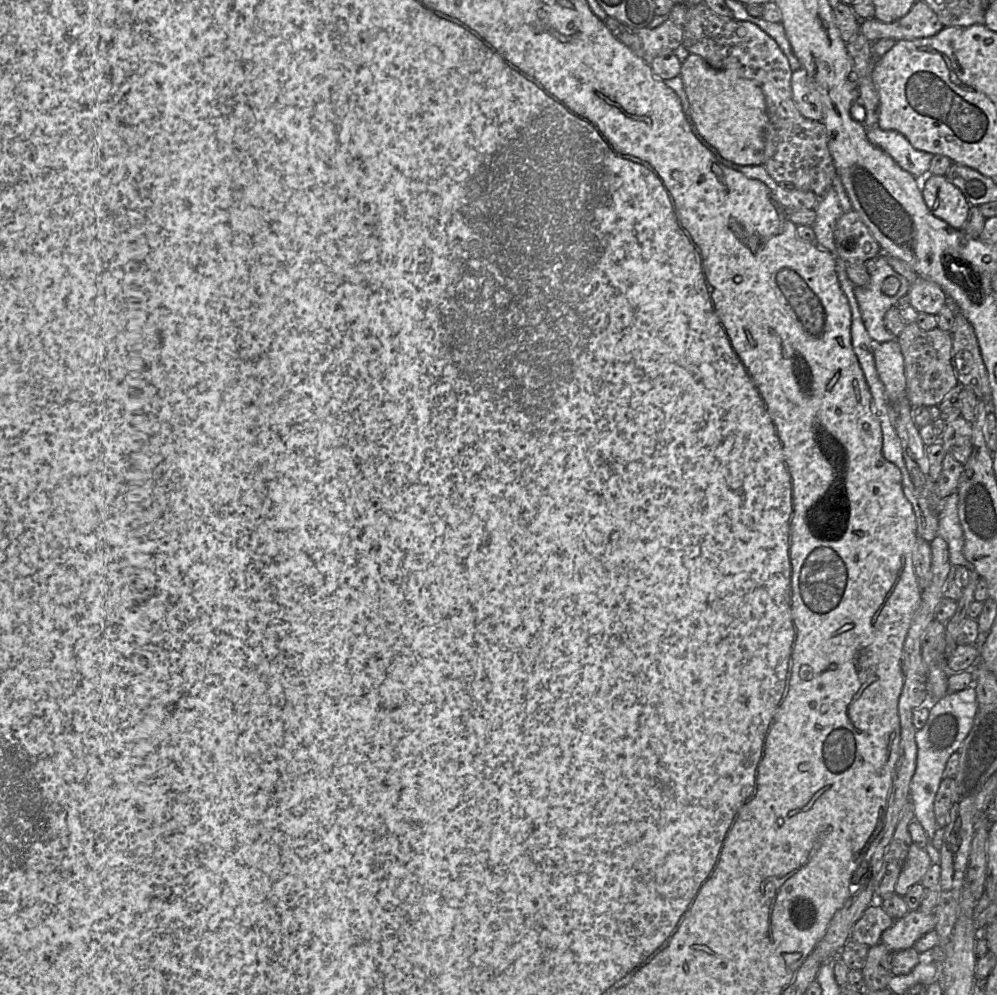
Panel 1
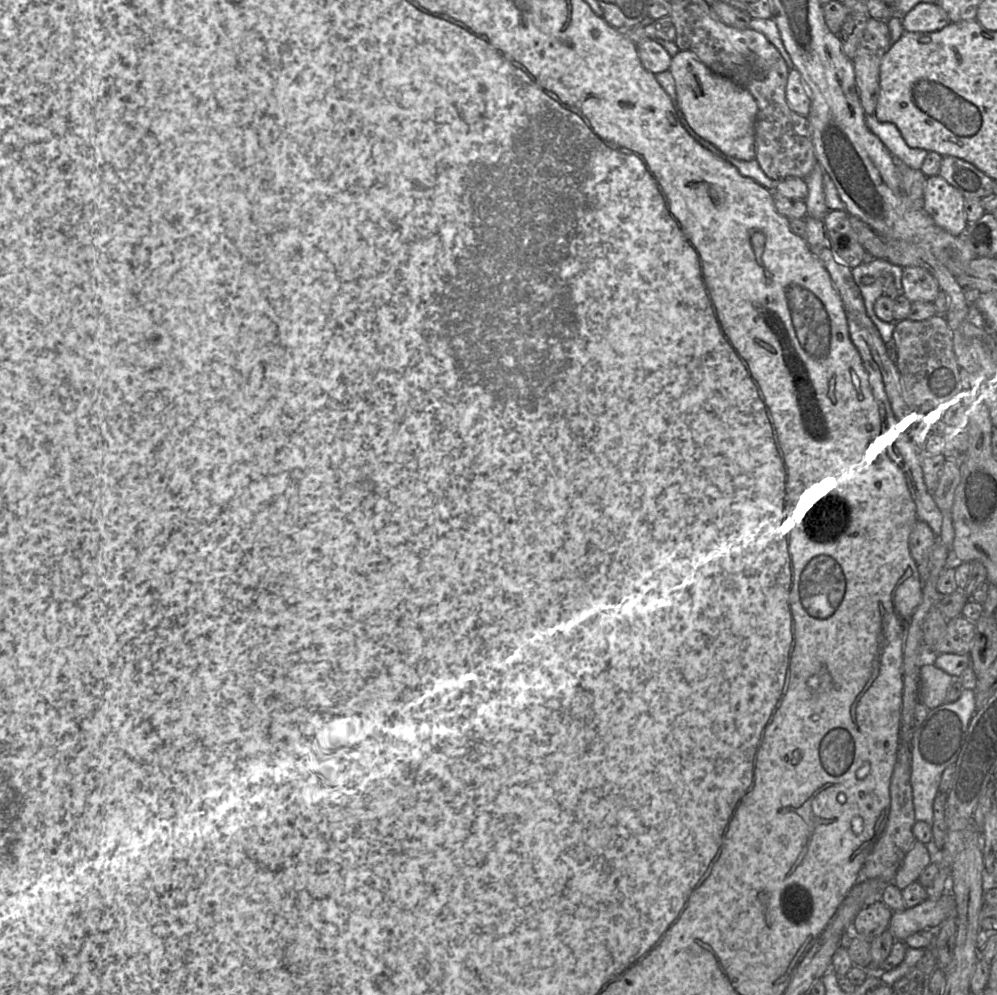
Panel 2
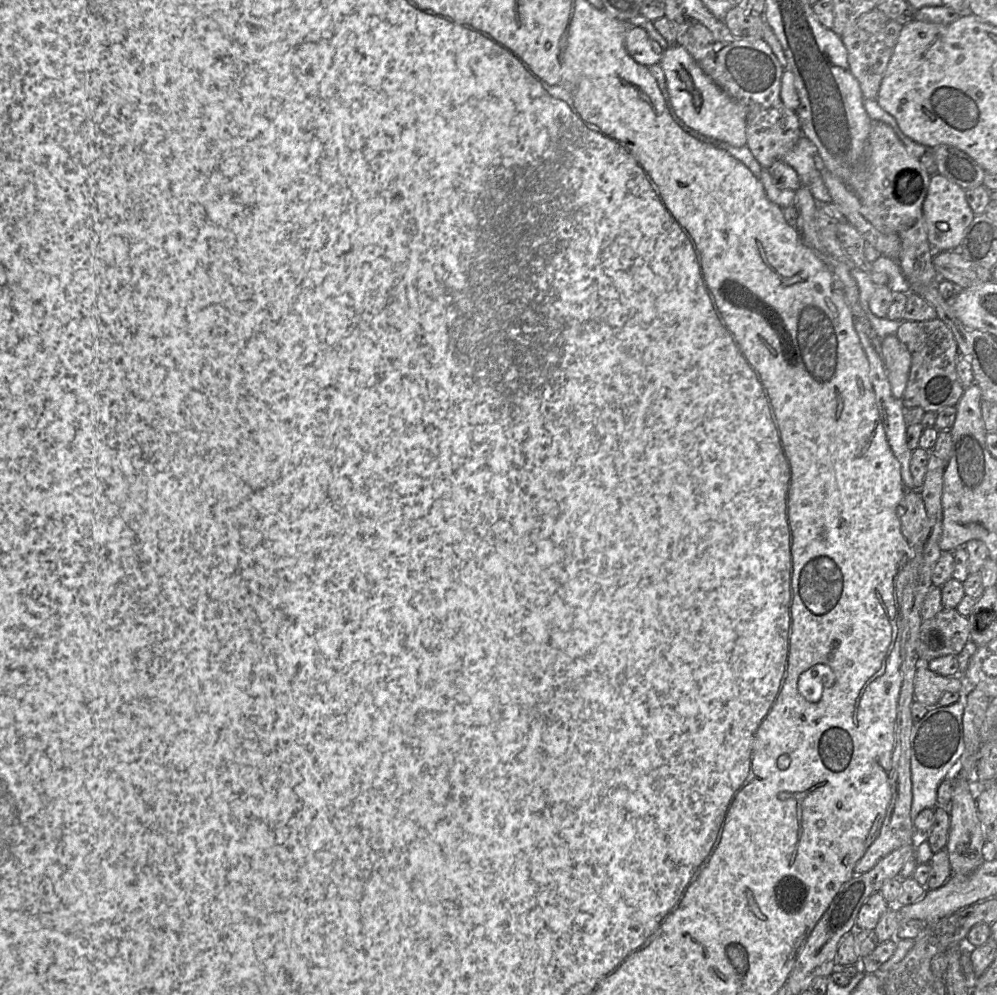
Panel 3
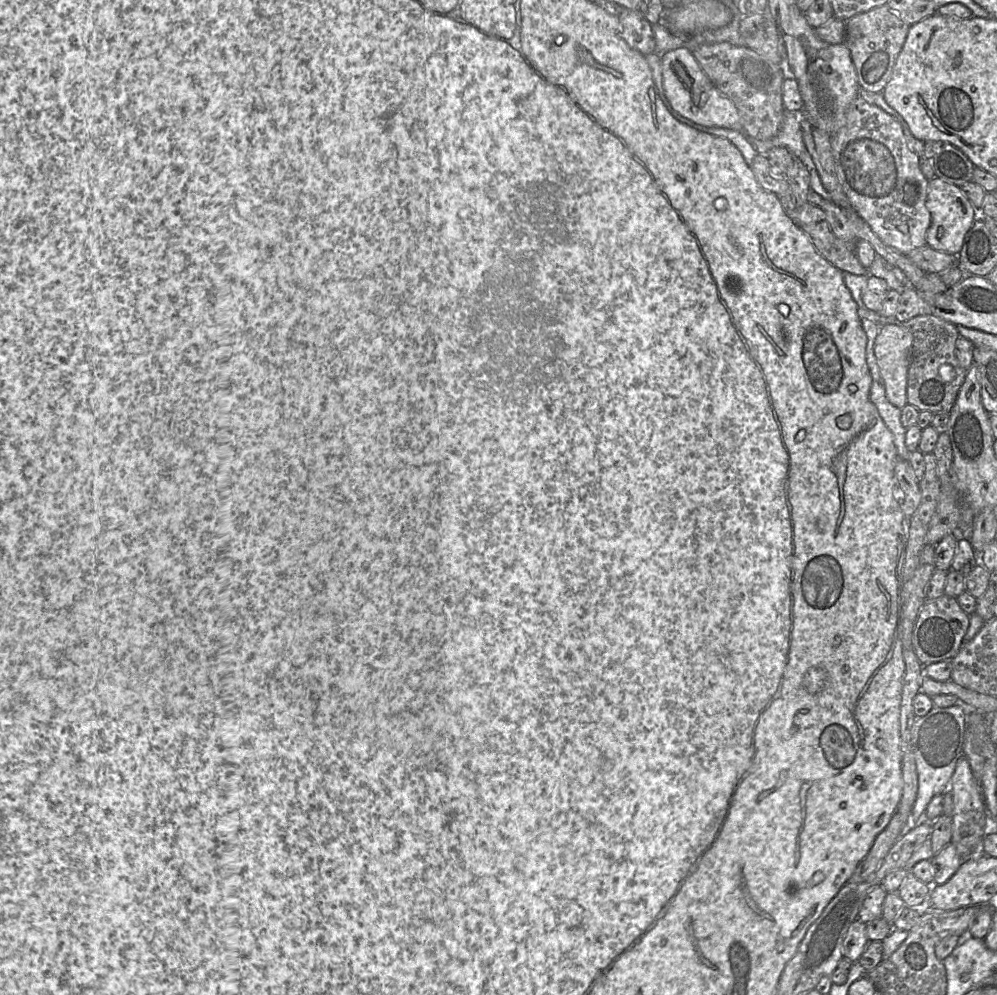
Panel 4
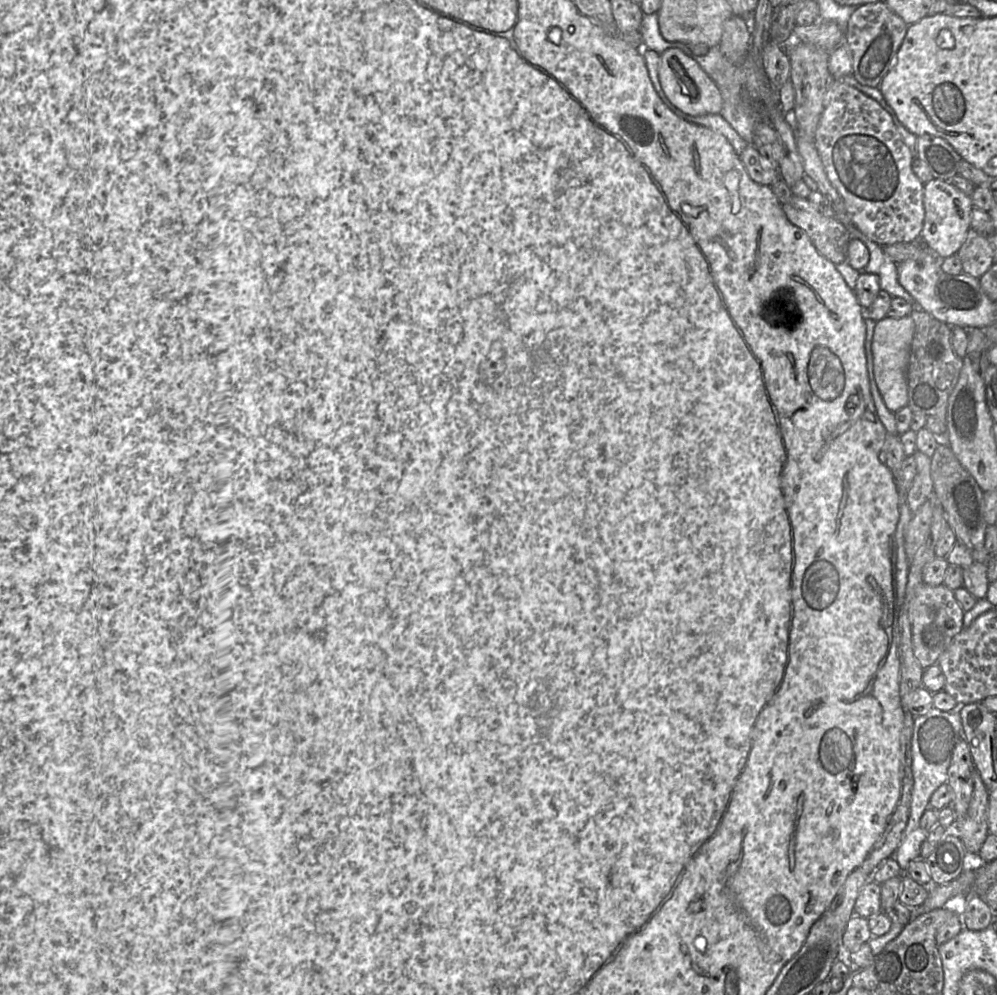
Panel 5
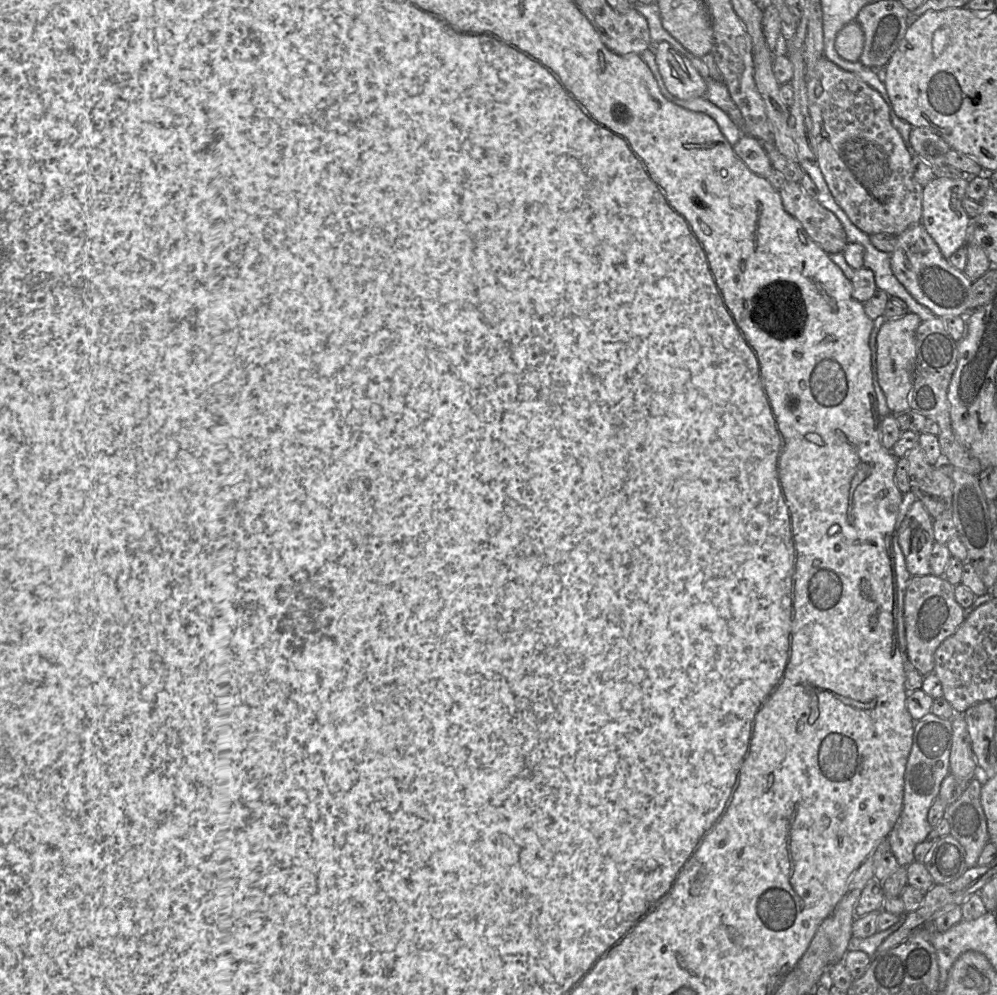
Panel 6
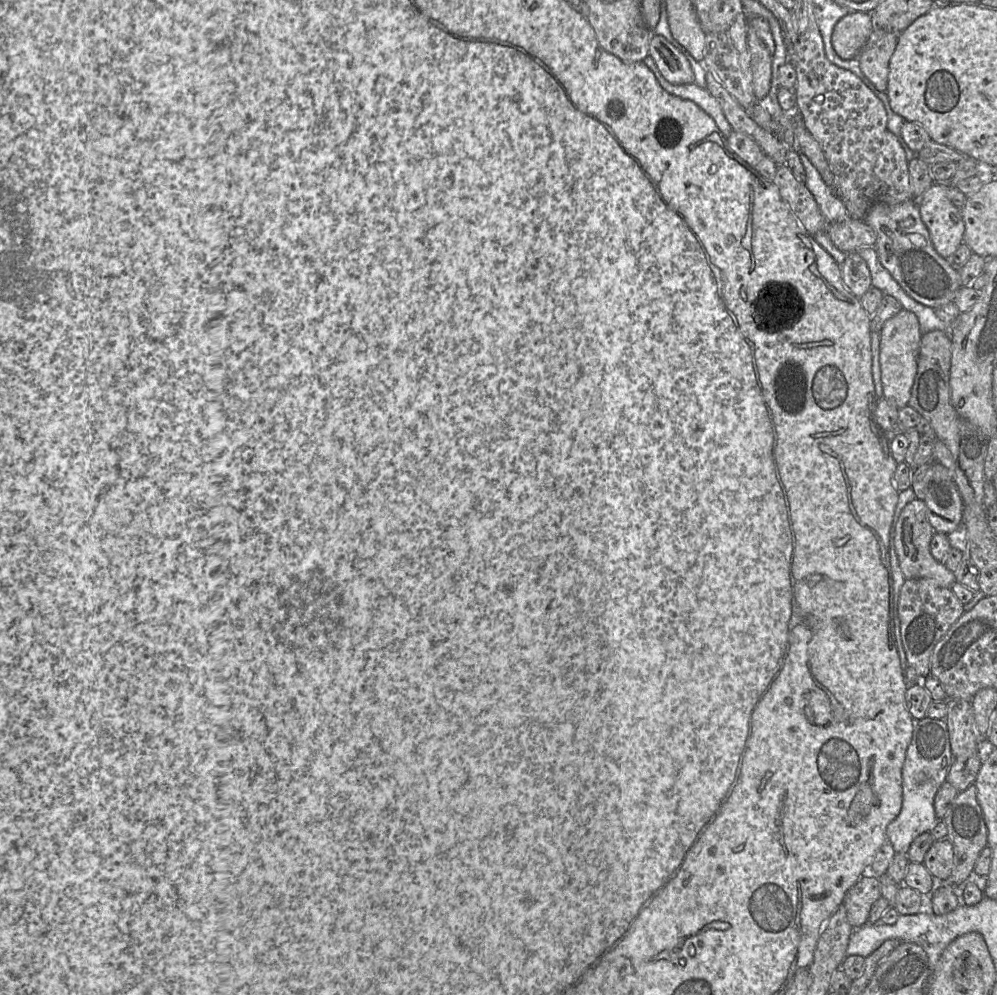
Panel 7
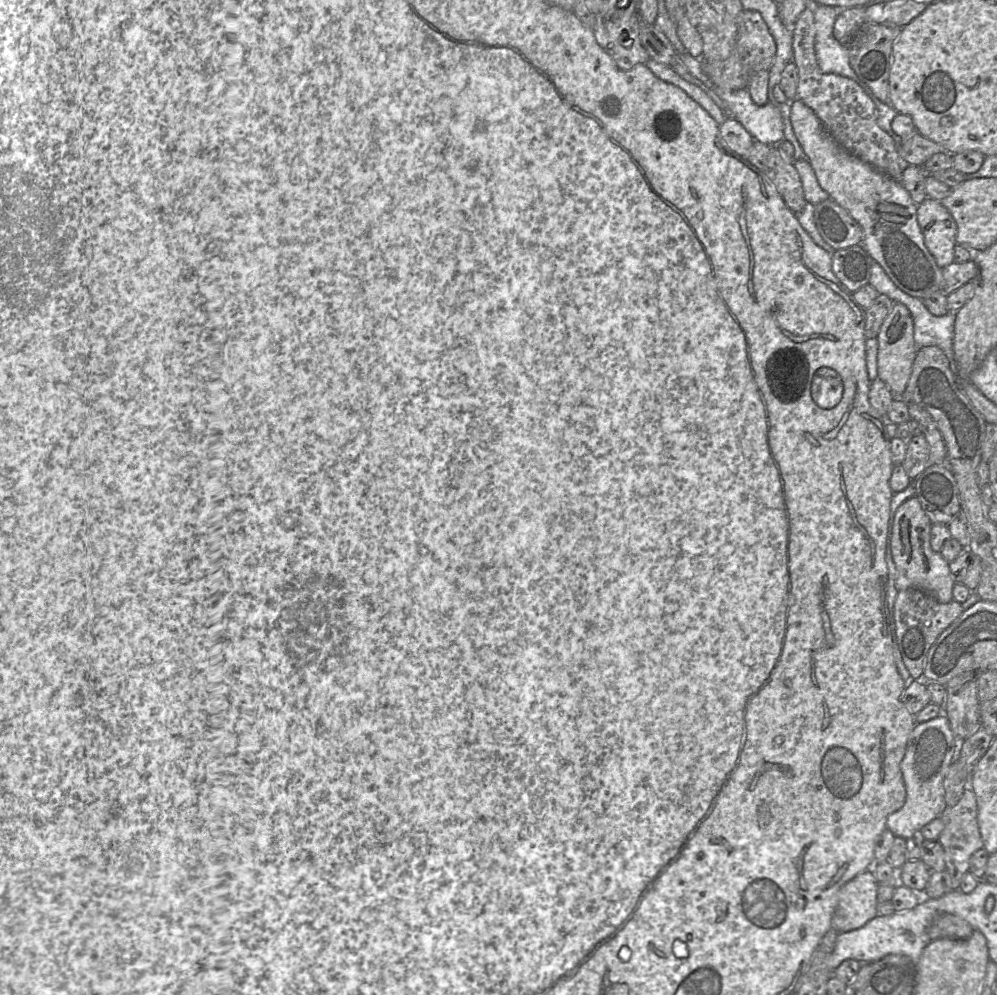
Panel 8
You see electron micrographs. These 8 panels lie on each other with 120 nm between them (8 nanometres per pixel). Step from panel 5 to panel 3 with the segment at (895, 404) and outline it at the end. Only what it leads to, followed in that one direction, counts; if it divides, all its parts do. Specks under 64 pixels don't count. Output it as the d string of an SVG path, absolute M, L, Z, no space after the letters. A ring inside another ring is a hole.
M892 334L881 339L880 356L887 371L892 394L901 401L910 374L911 354L897 335Z

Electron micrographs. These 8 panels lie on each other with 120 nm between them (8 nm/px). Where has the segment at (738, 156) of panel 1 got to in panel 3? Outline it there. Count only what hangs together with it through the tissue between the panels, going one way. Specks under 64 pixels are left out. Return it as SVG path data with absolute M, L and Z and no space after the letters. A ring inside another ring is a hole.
M671 45L668 47L663 53L660 65L666 78L671 104L678 117L686 125L700 134L732 146L746 145L746 110L744 106L723 91L683 46Z

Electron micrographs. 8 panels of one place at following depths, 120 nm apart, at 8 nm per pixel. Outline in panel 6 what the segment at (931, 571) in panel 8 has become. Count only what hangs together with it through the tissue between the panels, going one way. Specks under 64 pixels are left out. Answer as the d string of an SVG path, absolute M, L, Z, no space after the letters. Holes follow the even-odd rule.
M916 499L899 529L898 541L912 576L932 575L929 565L934 540L933 518L924 504Z

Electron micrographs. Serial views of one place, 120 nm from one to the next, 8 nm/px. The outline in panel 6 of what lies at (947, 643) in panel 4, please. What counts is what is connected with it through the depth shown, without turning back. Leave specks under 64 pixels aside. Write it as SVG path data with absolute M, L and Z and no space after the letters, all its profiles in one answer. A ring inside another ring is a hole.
M924 575L912 576L906 589L904 597L904 619L907 662L910 662L923 676L934 672L936 649L946 638L953 635L965 620L964 609L955 599L954 587L944 576Z

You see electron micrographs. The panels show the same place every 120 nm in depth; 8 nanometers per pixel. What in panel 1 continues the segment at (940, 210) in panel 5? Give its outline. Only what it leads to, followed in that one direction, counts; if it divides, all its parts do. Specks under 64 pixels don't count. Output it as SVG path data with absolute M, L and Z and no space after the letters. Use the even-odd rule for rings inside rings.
M927 174L922 180L922 195L933 215L956 229L963 229L971 205L945 175Z

